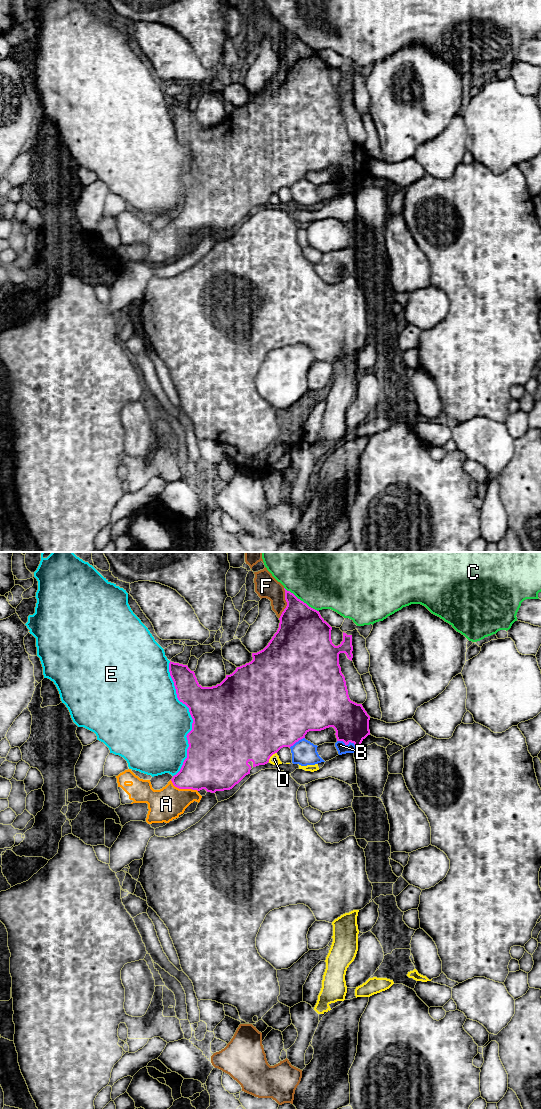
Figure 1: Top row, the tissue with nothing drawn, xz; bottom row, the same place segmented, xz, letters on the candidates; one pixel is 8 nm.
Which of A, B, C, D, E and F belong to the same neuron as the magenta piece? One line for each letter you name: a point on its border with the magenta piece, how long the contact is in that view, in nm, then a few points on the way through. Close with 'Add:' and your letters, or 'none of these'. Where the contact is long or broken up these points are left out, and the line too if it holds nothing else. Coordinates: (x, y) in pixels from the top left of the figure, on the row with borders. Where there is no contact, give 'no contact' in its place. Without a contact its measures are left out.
A: meets magenta in xz at (183, 788); contact 240 nm long; runs through xz (206, 767), (183, 788), (166, 804)
Add: A

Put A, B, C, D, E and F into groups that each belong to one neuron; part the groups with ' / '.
A / B / C / D / E / F

